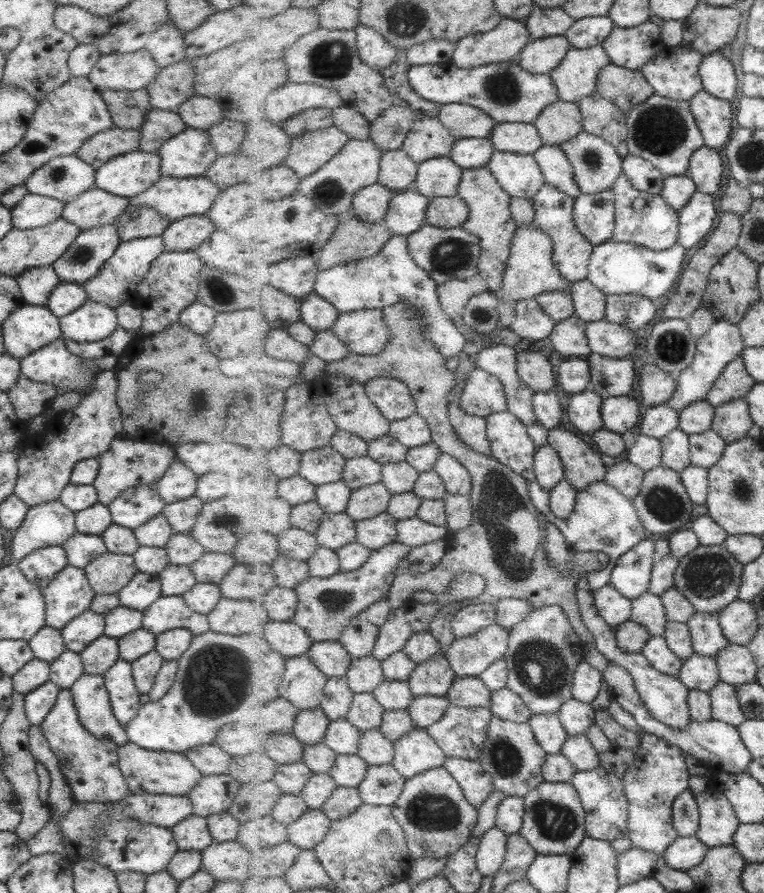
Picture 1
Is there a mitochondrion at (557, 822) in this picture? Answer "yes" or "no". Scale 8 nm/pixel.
yes

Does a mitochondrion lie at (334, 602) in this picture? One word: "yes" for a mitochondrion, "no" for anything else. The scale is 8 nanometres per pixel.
yes

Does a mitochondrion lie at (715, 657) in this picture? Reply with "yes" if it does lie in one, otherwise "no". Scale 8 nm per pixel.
no

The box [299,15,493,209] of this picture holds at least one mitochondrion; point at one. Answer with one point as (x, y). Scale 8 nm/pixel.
(330, 60)

